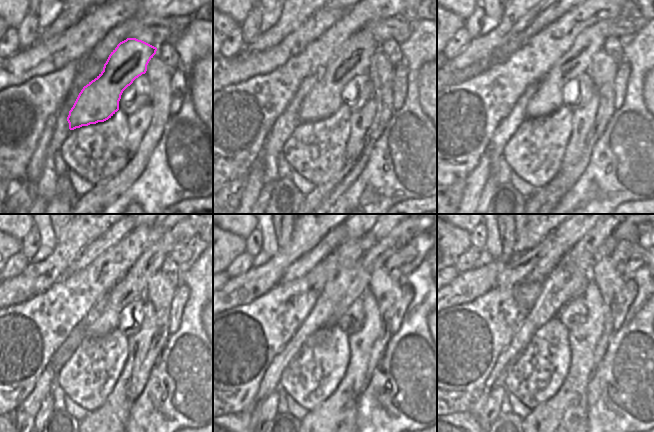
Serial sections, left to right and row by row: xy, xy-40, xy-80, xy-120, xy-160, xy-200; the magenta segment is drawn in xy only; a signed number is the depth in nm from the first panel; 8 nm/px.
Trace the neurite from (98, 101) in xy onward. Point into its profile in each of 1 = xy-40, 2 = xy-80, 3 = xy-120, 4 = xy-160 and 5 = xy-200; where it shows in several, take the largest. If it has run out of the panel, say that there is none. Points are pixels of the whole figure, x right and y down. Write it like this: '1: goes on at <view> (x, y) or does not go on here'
1: goes on at xy-40 (353, 58)
2: goes on at xy-80 (548, 97)
3: goes on at xy-120 (132, 286)
4: goes on at xy-160 (403, 234)
5: goes on at xy-200 (631, 234)

